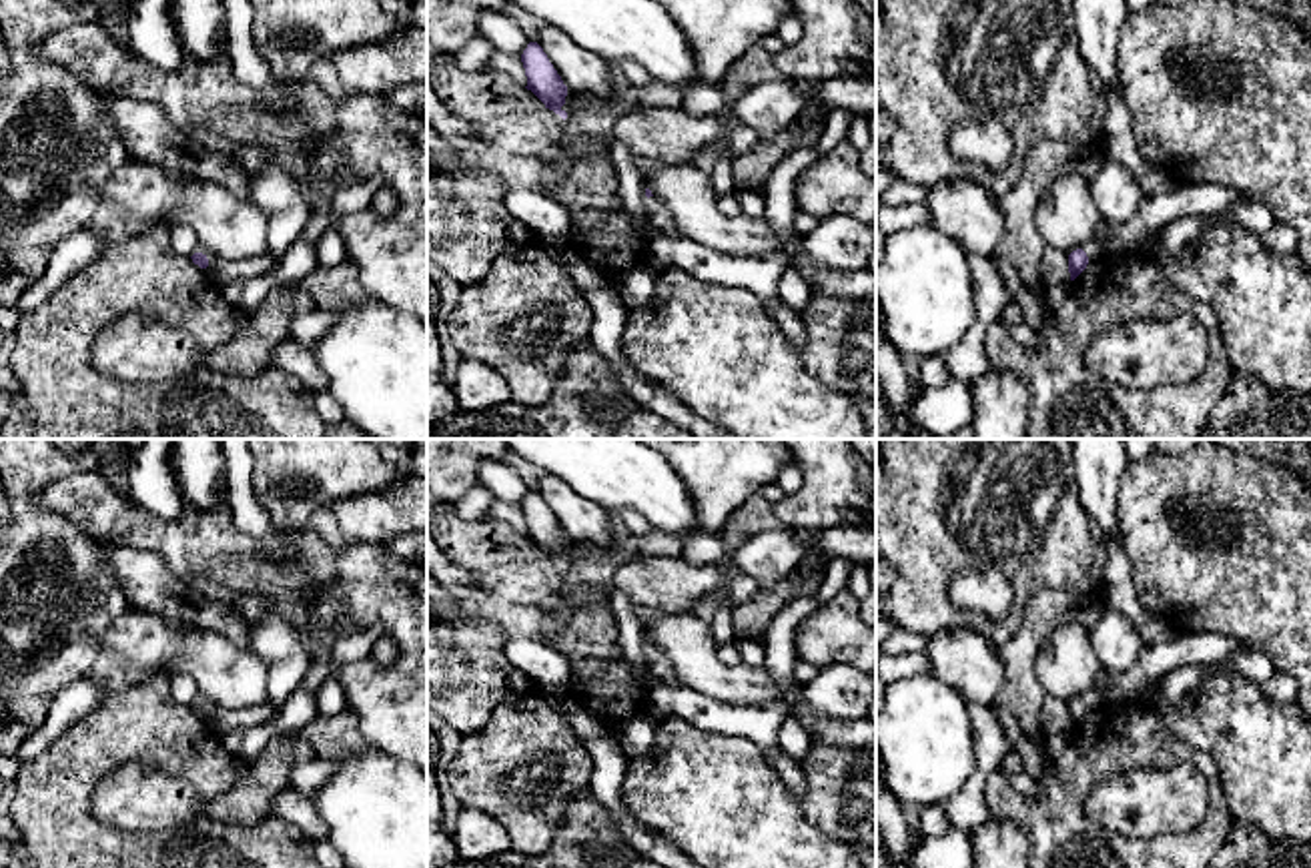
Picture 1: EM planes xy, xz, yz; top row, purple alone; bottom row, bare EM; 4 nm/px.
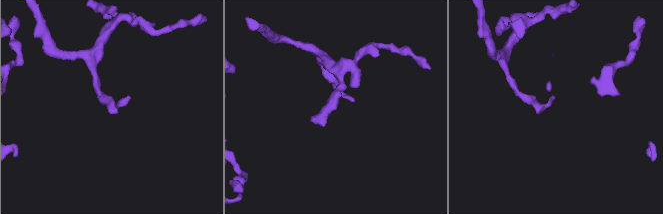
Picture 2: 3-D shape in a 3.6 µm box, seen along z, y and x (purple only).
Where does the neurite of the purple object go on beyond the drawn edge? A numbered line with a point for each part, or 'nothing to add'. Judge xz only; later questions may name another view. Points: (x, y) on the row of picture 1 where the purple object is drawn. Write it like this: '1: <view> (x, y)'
1: xz (658, 215)

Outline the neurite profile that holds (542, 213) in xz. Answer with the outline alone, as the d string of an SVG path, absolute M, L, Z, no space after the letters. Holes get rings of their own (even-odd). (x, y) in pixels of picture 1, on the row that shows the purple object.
M509 188L503 202L535 235L549 237L561 245L571 243L569 212L553 196L525 188Z

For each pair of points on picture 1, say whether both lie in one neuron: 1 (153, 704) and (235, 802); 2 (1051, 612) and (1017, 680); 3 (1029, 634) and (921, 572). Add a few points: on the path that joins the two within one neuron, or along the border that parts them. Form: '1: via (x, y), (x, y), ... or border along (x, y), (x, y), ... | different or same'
1: border along (223, 792), (217, 796) | different
2: via (1035, 628), (1019, 654), (1019, 664) | same
3: border along (1047, 588), (1027, 602), (1021, 628), (999, 648) | different

